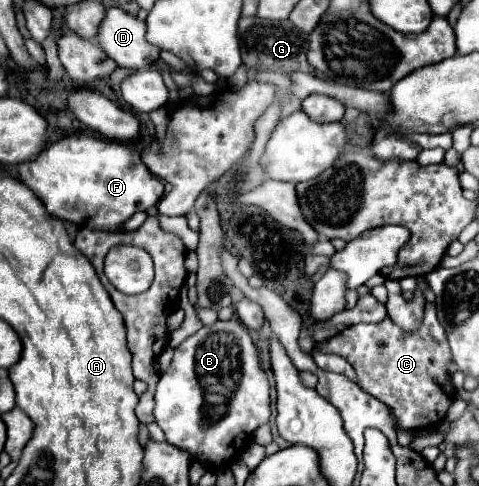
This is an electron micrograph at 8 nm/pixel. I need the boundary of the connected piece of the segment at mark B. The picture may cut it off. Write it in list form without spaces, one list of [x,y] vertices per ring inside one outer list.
[[[216,320],[212,326],[202,326],[194,336],[186,338],[176,350],[174,350],[174,358],[172,358],[172,364],[170,368],[160,374],[160,382],[158,382],[158,388],[156,388],[156,408],[154,408],[154,416],[156,416],[156,422],[158,426],[164,430],[166,434],[166,440],[172,444],[172,446],[178,446],[182,450],[188,450],[192,454],[196,454],[196,460],[200,460],[202,464],[206,466],[230,466],[234,460],[238,460],[238,456],[248,448],[248,440],[250,440],[250,434],[262,426],[262,424],[268,424],[270,420],[270,382],[268,382],[268,376],[262,368],[262,360],[258,356],[258,350],[250,338],[250,334],[246,332],[246,328],[238,322],[238,320]]]

